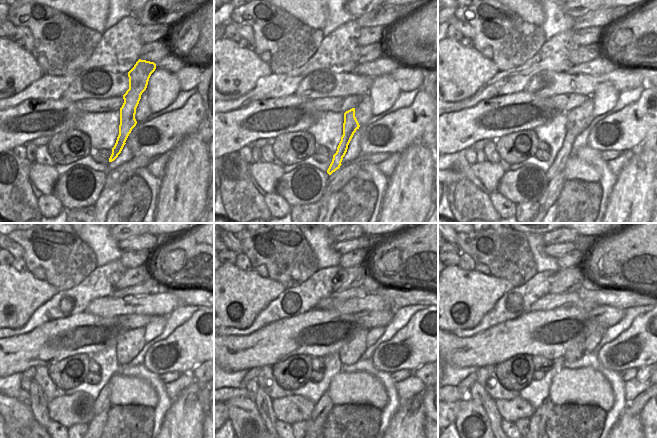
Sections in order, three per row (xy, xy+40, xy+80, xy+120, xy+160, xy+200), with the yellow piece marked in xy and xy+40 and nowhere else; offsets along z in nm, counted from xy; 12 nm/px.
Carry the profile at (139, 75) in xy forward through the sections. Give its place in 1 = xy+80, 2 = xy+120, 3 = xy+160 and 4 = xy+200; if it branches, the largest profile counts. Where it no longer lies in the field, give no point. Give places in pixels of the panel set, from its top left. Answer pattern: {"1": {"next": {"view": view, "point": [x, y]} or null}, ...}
{"1": {"next": {"view": "xy+80", "point": [558, 165]}}, "2": {"next": {"view": "xy+120", "point": [102, 402]}}, "3": {"next": {"view": "xy+160", "point": [325, 404]}}, "4": {"next": {"view": "xy+200", "point": [546, 407]}}}

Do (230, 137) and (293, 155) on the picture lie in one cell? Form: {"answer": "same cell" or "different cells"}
{"answer": "different cells"}

